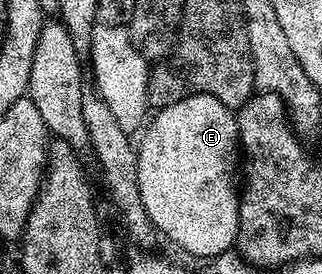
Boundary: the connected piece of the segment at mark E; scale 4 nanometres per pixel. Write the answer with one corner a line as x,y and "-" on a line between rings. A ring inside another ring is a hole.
194,94
155,115
138,140
142,206
163,239
192,256
218,258
235,245
240,221
236,112
210,94

